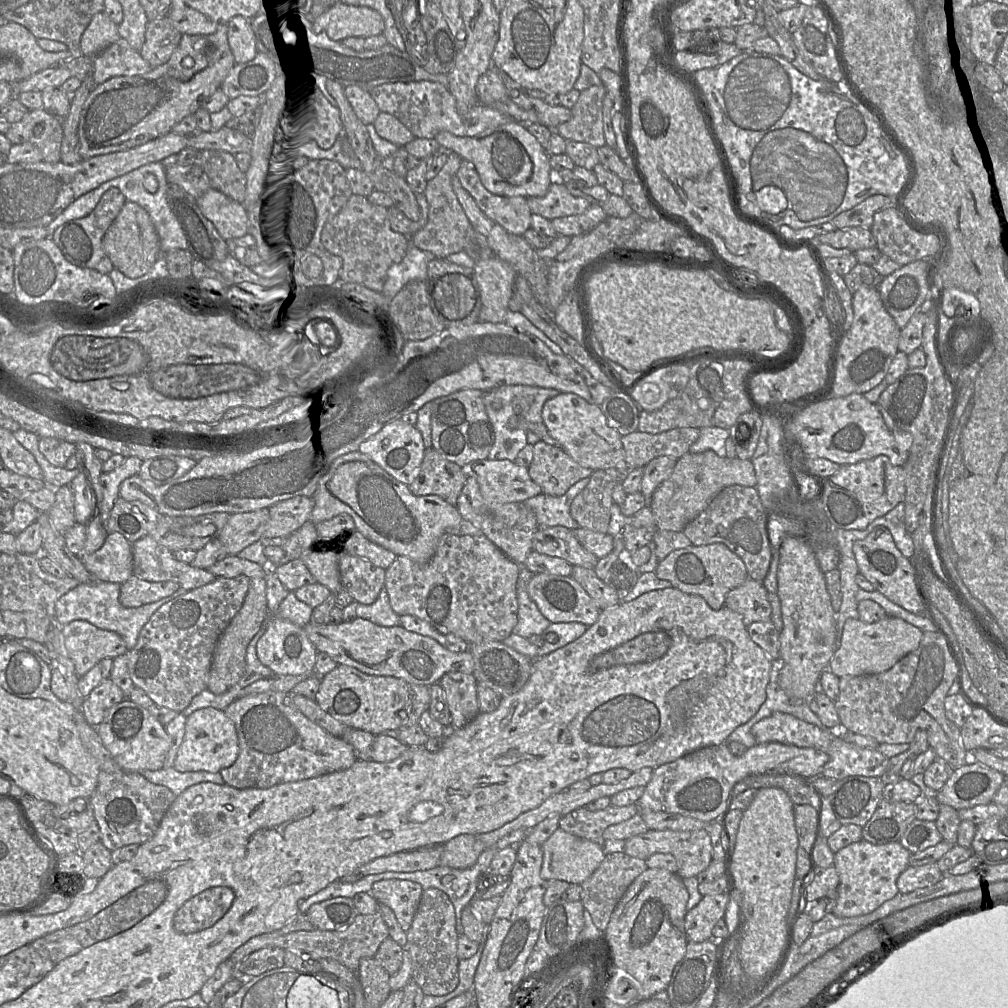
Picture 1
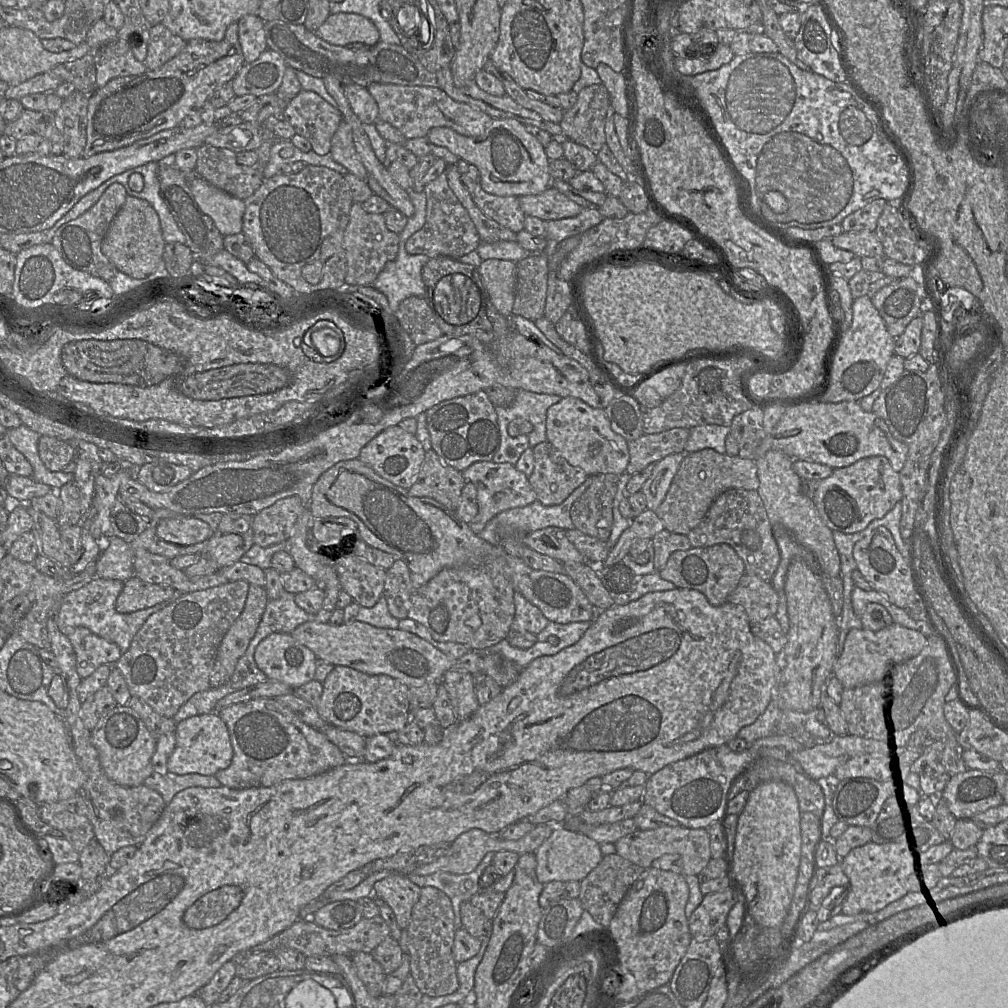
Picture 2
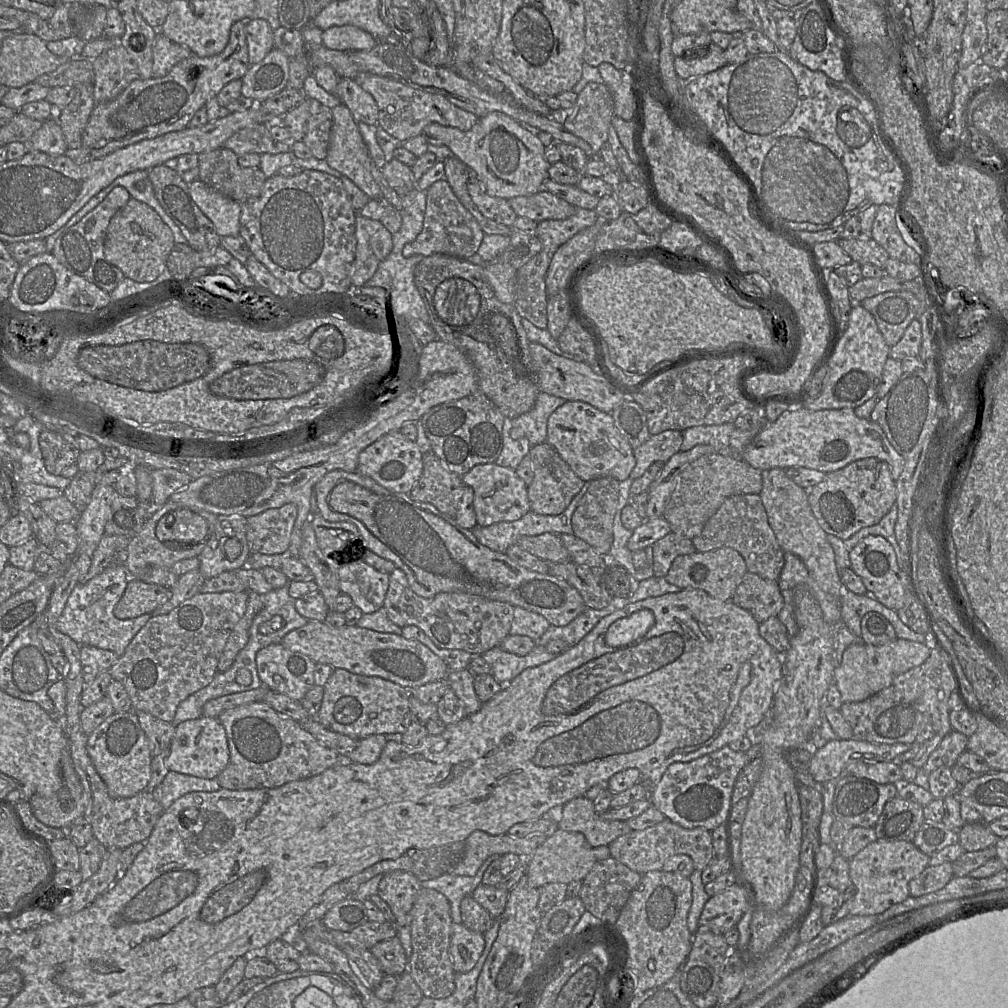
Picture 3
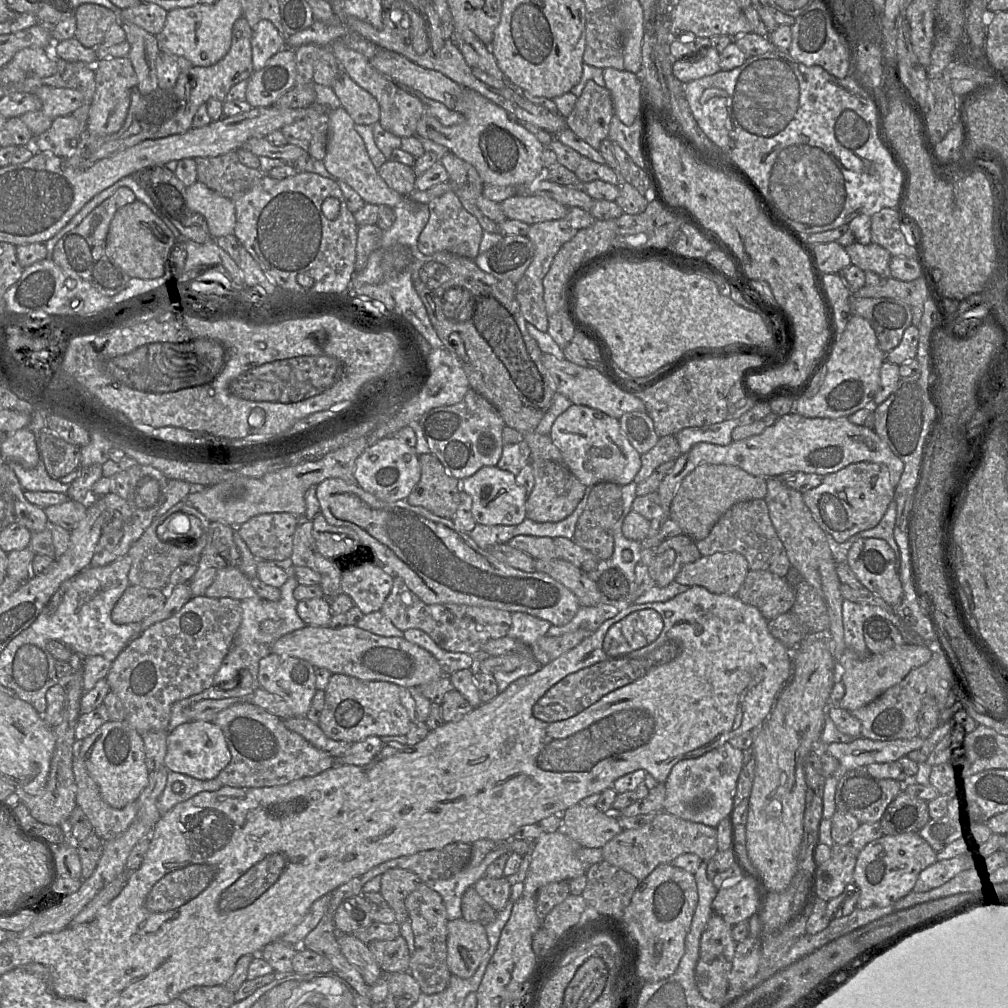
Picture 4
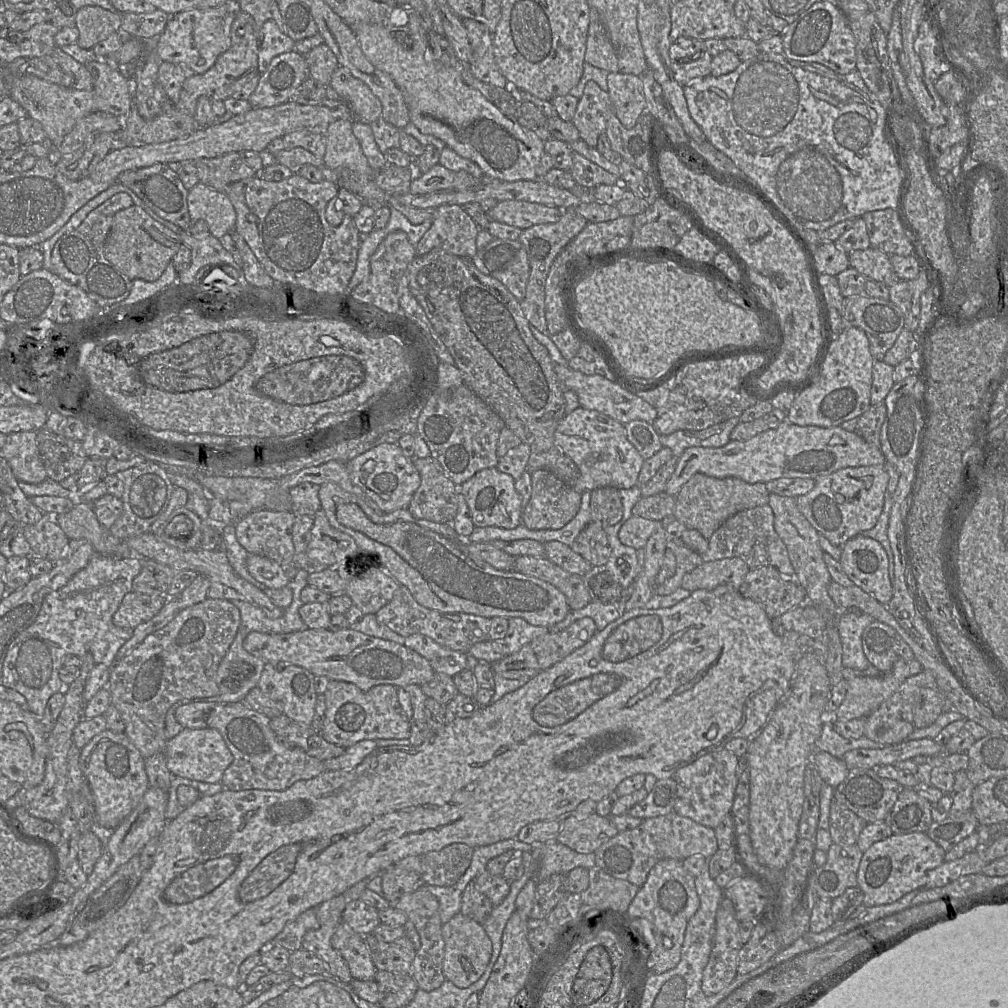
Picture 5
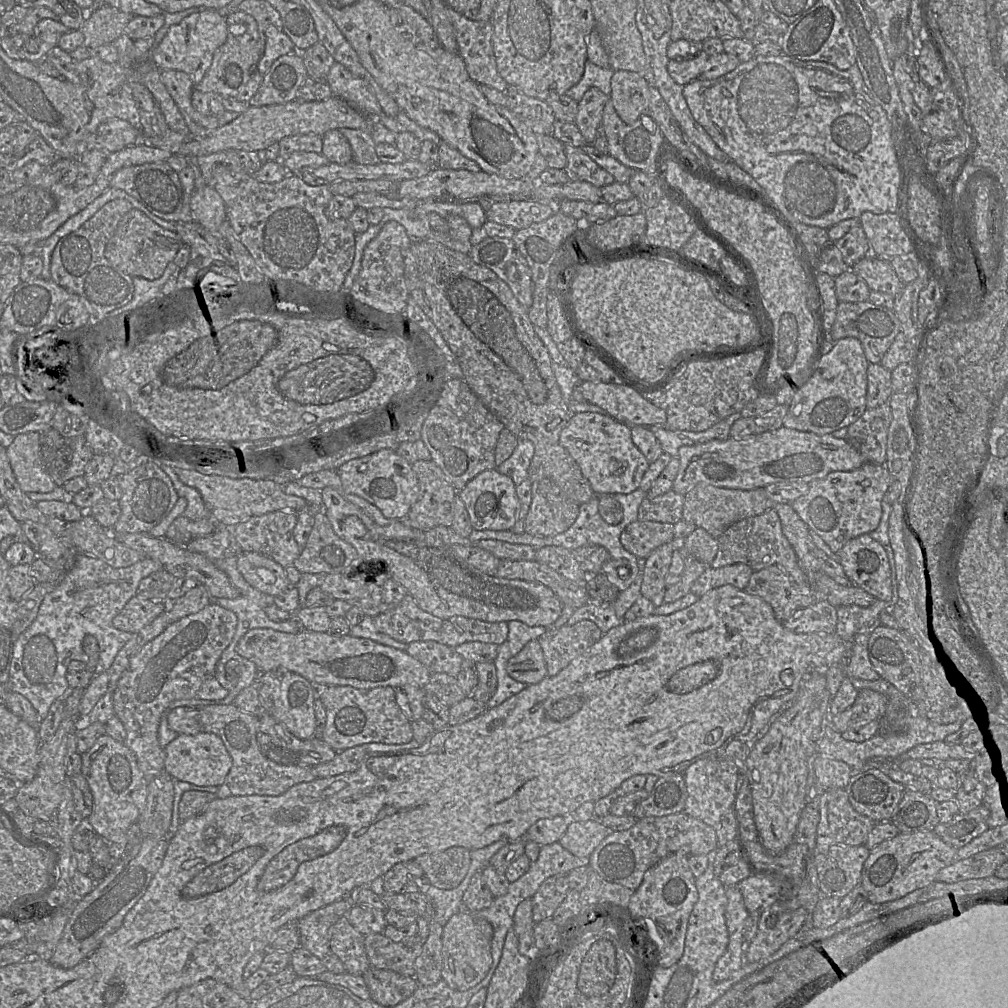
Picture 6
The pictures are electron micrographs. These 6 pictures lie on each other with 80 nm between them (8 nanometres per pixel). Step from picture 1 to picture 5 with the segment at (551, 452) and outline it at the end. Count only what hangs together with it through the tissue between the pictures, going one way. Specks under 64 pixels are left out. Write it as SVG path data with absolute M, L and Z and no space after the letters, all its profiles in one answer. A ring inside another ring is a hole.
M536 470L532 476L532 495L522 511L522 524L530 530L559 530L579 512L582 493L565 484L547 470Z

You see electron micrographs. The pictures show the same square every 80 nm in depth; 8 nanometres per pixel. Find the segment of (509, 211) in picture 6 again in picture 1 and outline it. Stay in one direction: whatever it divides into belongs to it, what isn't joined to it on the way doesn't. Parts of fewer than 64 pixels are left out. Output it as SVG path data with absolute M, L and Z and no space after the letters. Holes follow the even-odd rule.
M556 179L543 197L527 197L532 214L548 220L584 213L591 204L584 198L570 193L567 186Z

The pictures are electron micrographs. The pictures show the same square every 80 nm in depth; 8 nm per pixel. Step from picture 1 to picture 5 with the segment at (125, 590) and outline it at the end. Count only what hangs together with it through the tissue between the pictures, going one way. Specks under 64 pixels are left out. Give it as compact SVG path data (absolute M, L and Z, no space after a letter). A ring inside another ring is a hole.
M131 591L127 593L114 613L113 623L119 628L135 629L152 619L164 606L167 598Z

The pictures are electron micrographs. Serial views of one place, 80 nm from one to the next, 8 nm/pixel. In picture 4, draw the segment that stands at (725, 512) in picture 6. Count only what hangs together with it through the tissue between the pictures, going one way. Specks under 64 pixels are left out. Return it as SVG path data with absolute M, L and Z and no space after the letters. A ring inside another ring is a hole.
M701 464L690 472L678 486L669 509L669 519L677 523L682 534L694 541L705 539L720 517L733 505L754 499L763 499L767 493L766 480L770 477L753 476L741 468L723 464Z

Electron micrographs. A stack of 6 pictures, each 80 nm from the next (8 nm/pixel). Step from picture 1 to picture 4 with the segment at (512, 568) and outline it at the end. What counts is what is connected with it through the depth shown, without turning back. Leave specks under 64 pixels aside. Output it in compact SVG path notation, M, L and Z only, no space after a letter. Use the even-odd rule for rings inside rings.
M394 576L391 592L381 611L403 632L408 629L422 630L440 648L470 655L478 653L487 641L505 637L512 624L512 614L505 610L461 604L426 604L398 576Z

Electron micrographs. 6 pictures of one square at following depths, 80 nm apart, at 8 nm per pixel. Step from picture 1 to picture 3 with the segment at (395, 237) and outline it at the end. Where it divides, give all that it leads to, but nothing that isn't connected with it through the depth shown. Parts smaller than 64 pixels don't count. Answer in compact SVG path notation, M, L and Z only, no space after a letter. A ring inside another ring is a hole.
M356 214L356 250L351 284L362 287L393 249L392 234L381 221Z

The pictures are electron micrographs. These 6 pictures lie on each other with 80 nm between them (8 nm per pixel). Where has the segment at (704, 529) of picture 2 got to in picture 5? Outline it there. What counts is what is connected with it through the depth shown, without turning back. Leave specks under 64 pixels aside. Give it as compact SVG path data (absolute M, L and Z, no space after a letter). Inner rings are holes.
M766 504L742 510L729 517L711 536L707 551L701 555L704 562L738 557L751 569L775 567L782 576L795 578L787 548L774 529L774 514Z

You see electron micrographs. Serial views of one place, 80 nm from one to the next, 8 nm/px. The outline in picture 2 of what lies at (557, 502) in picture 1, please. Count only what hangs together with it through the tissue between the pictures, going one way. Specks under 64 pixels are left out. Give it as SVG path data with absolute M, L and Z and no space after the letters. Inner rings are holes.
M588 477L559 505L544 506L536 500L527 506L503 511L492 518L477 536L494 546L500 546L500 526L510 526L523 534L531 534L548 527L573 530L575 526L570 515L572 505L588 489L591 482L592 477Z

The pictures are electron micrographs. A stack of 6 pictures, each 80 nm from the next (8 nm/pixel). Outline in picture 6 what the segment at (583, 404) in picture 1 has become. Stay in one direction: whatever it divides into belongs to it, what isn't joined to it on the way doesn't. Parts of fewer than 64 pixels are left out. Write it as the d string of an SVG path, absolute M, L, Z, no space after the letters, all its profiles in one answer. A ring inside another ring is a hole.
M574 414L559 435L559 443L576 461L595 495L629 494L638 488L650 463L631 439L631 428L609 415Z

